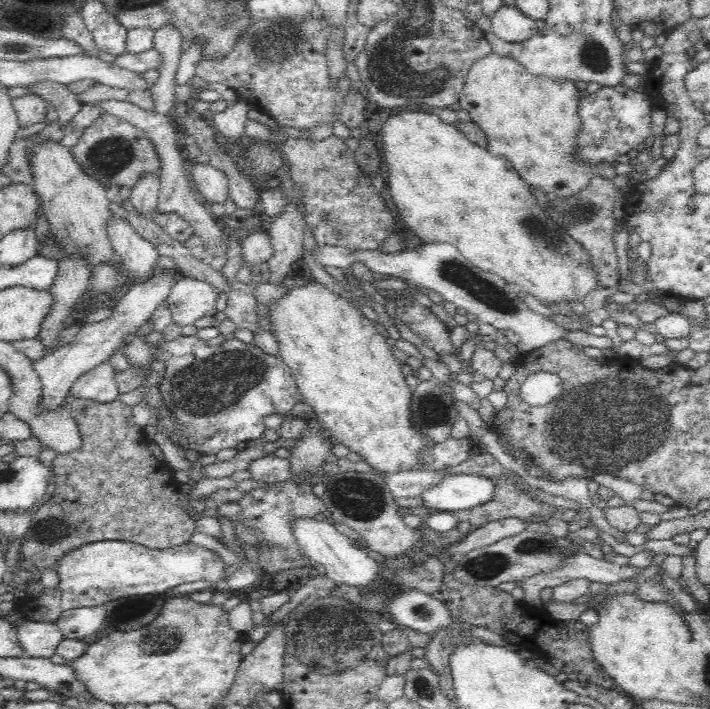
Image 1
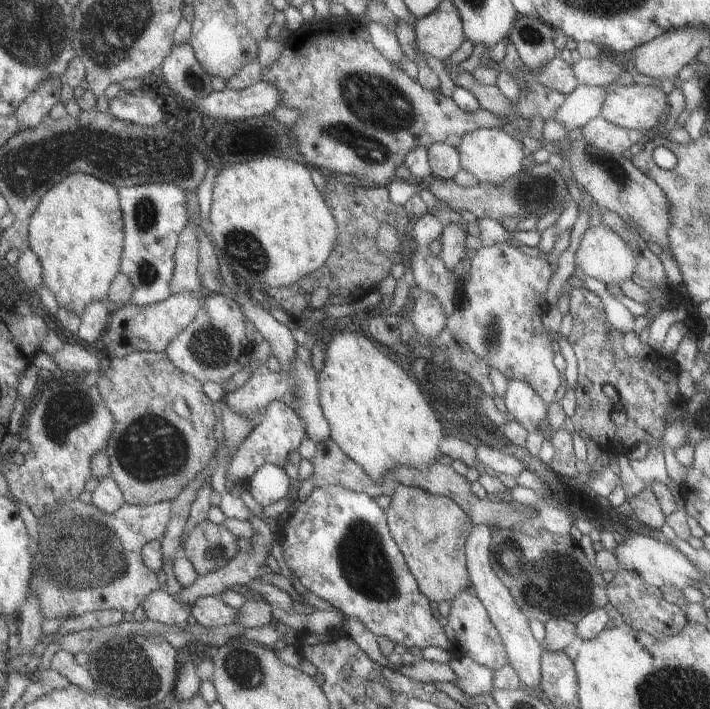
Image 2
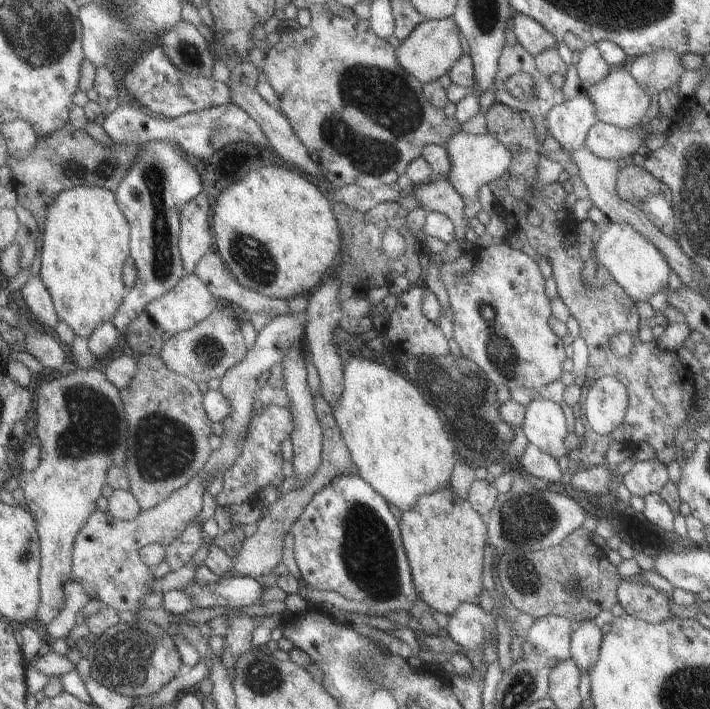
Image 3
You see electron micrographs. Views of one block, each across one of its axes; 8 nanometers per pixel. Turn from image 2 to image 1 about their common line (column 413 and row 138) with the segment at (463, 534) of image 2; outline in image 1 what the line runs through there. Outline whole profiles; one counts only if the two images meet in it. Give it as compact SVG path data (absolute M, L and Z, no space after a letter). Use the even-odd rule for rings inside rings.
M491 51L471 65L459 102L462 109L470 113L471 122L484 131L488 142L487 150L492 155L507 160L508 167L512 166L519 172L529 188L539 190L544 196L554 194L560 197L573 197L584 190L597 175L594 170L595 164L582 161L576 153L578 148L576 138L582 128L581 117L578 114L580 94L575 84L568 83L568 80L553 82L549 76L536 78L514 57L498 55Z

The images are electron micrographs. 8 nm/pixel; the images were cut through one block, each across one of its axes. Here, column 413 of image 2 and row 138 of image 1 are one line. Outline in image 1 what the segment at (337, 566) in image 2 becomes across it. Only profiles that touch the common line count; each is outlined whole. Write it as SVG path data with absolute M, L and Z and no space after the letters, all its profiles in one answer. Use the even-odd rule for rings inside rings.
M622 85L604 88L588 98L580 98L578 114L582 128L576 138L576 153L582 161L598 164L612 161L621 155L634 154L639 144L649 144L651 99L641 91L634 92Z

